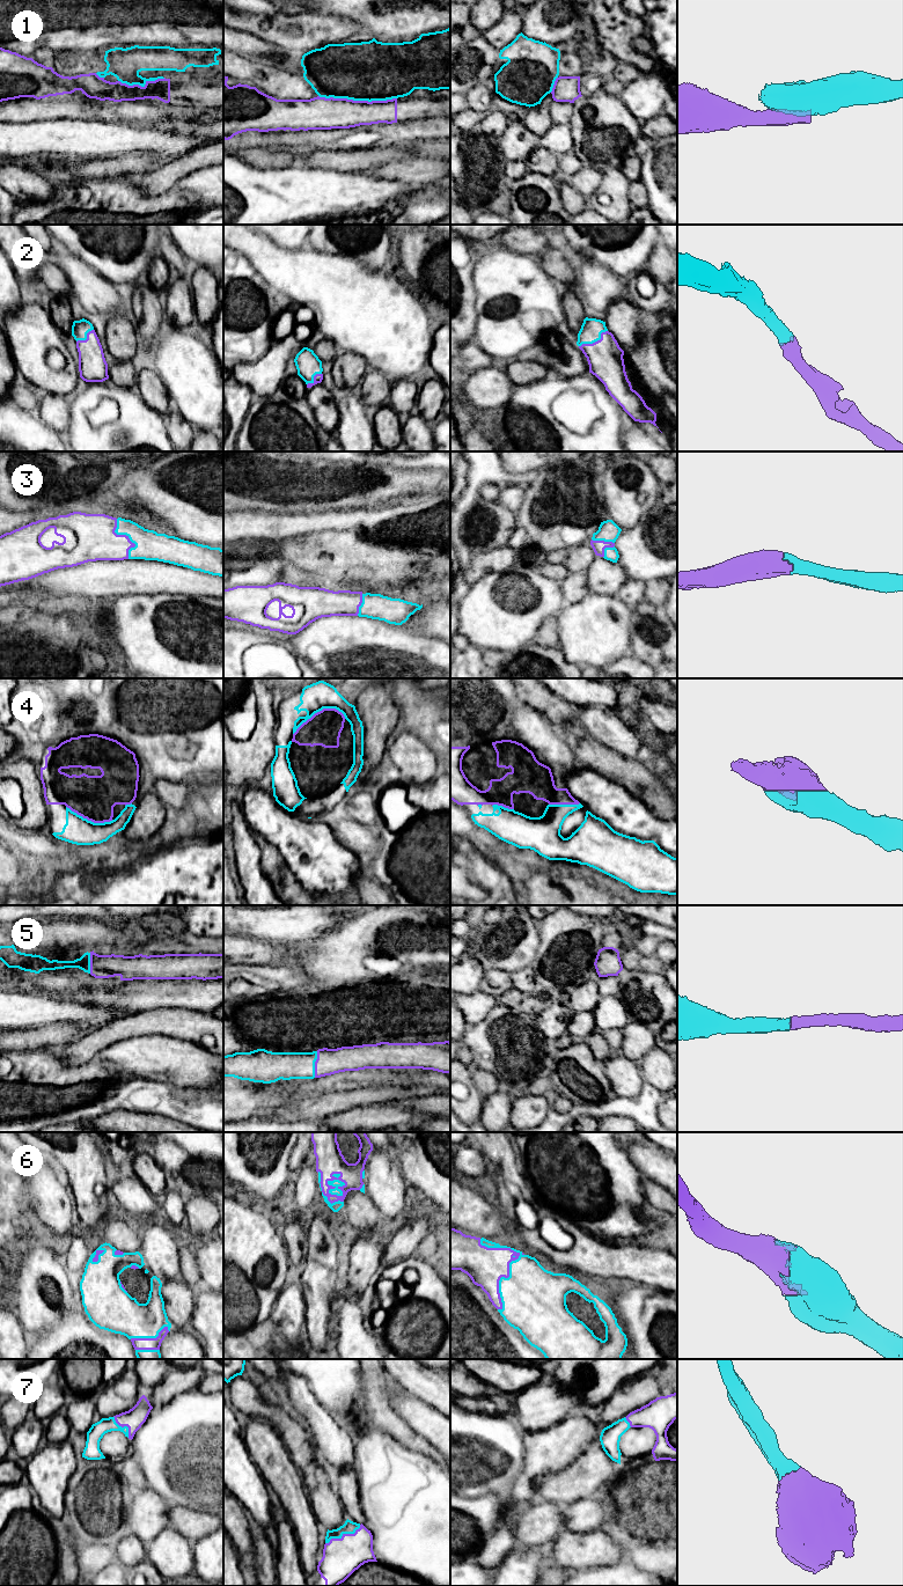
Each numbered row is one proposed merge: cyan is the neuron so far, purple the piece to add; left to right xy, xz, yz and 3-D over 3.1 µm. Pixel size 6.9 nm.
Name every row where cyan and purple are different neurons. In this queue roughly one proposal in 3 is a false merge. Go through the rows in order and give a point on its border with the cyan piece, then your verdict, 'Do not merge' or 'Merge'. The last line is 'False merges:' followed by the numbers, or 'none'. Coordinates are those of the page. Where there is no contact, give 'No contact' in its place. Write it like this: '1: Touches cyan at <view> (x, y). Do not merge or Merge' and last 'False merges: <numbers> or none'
1: Touches cyan at xz (358, 100). Do not merge
2: Touches cyan at yz (594, 342). Merge
3: Touches cyan at xy (126, 535). Merge
4: Touches cyan at xz (318, 711). Merge
5: Touches cyan at xz (314, 1064). Merge
6: Touches cyan at yz (509, 1263). Merge
7: Touches cyan at xz (343, 1533). Merge
False merges: 1

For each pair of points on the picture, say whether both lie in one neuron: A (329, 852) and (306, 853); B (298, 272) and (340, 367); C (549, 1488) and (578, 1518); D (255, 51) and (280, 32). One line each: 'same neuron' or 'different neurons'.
A: same neuron
B: different neurons
C: different neurons
D: different neurons

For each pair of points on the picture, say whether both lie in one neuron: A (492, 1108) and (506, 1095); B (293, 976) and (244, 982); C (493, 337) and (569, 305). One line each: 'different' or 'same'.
A: same
B: same
C: different

